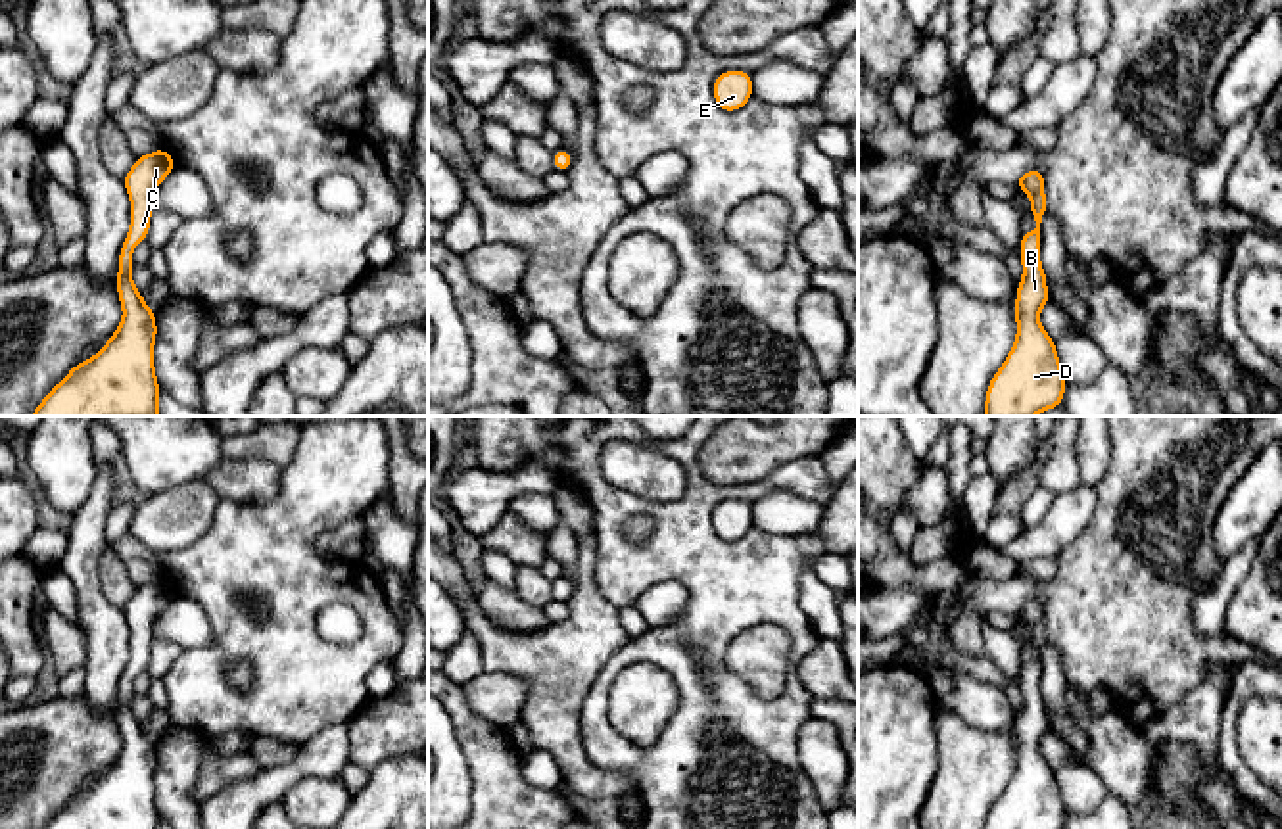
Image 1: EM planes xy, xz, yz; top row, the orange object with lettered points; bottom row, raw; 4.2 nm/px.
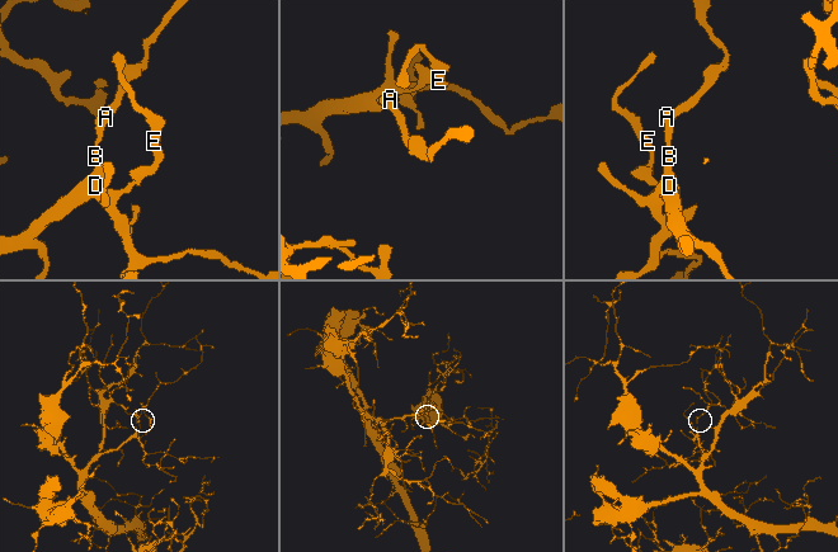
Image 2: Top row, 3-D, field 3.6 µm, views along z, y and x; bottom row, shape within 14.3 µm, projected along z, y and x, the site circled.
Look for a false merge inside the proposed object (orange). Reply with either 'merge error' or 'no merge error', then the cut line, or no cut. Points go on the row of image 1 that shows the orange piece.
no merge error; no cut

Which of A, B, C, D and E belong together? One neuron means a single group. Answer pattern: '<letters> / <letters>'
A B C D E

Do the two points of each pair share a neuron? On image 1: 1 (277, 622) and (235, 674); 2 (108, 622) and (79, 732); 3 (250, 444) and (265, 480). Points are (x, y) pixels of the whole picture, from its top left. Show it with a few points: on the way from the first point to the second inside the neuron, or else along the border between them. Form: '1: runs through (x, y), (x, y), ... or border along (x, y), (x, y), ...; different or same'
1: border along (237, 661), (250, 668), (252, 680), (246, 689); different
2: border along (83, 695), (94, 709), (112, 710), (116, 707); different
3: border along (223, 457), (265, 459), (281, 471); different

